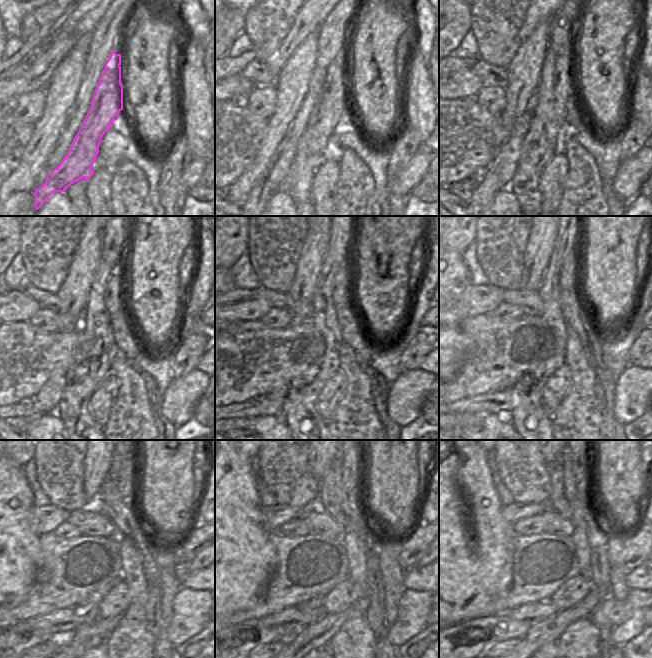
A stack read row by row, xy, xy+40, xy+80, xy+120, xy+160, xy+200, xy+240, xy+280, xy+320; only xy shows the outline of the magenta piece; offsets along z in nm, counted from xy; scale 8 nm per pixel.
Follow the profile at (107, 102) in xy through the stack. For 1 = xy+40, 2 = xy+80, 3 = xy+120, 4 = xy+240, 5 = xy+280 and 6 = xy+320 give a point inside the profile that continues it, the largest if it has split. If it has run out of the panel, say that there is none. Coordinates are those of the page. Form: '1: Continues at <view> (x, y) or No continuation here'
1: Continues at xy+40 (328, 111)
2: Continues at xy+80 (563, 85)
3: Continues at xy+120 (115, 291)
4: Continues at xy+240 (125, 483)
5: Continues at xy+280 (349, 460)
6: Continues at xy+320 (575, 460)

